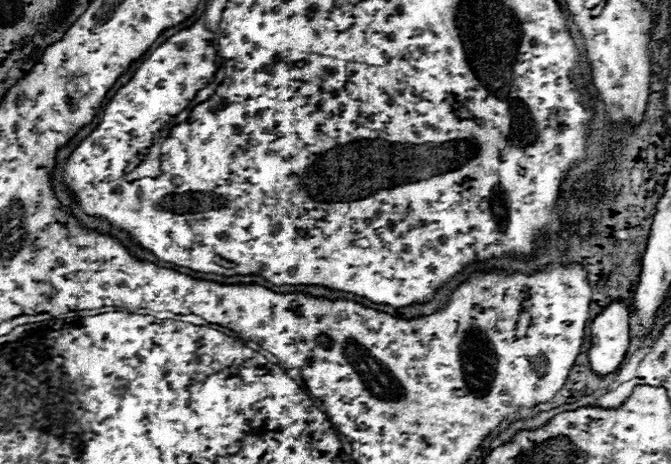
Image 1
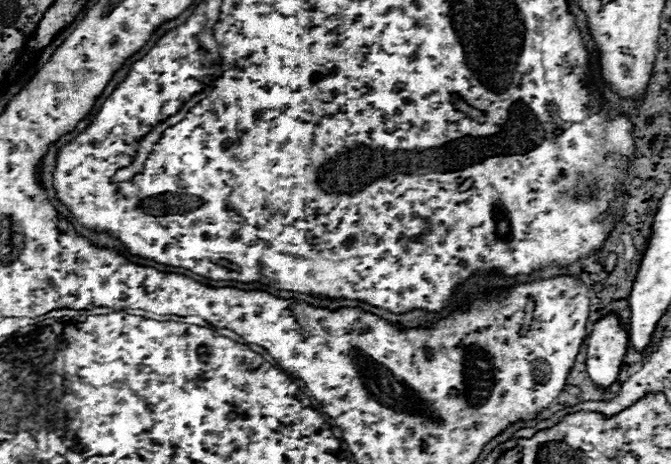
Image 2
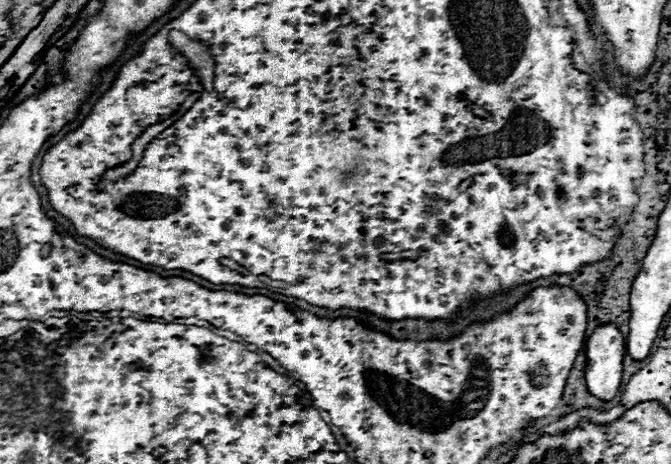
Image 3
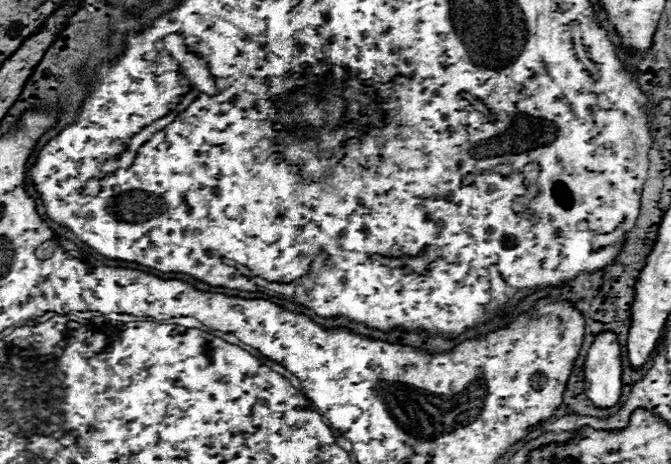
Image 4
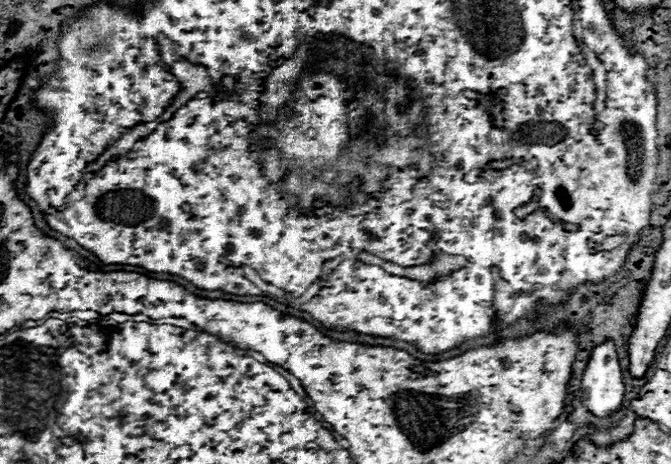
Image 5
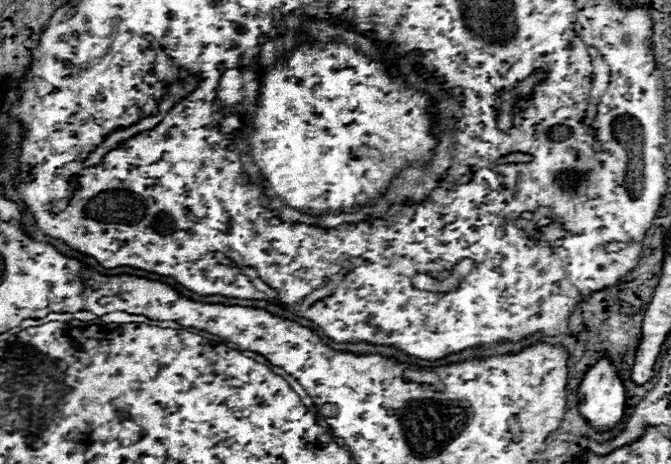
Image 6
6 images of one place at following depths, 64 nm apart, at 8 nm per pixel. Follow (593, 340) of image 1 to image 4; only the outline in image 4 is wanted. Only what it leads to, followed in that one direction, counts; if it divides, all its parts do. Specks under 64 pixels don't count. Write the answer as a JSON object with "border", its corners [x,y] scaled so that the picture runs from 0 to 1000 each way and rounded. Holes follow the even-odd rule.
{"border":[[[900,716],[888,724],[885,741],[876,754],[876,772],[870,784],[870,849],[882,866],[885,879],[912,879],[921,871],[927,853],[927,776],[924,776],[924,741],[921,724],[912,716]]]}

